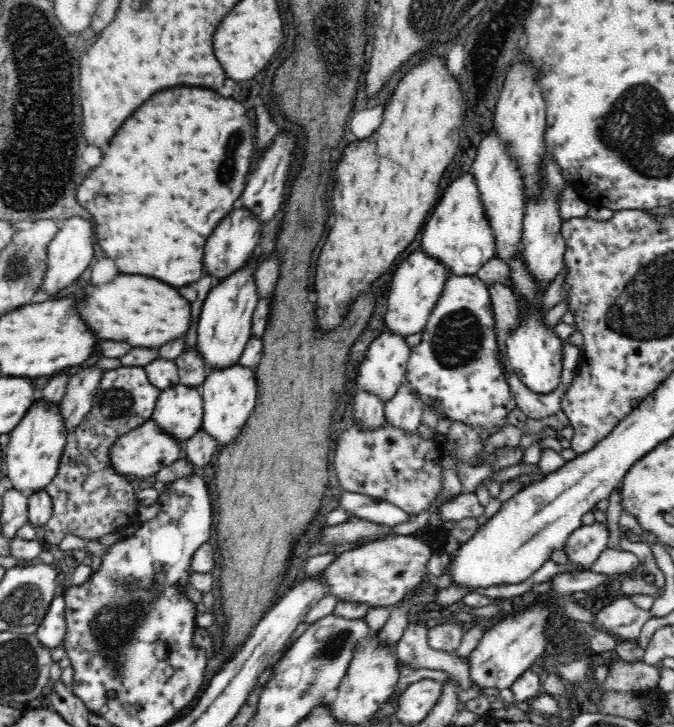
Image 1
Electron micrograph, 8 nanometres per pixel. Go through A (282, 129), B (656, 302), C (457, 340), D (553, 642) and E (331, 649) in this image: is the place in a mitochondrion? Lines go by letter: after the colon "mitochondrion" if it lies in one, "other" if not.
A: other
B: mitochondrion
C: mitochondrion
D: other
E: mitochondrion

